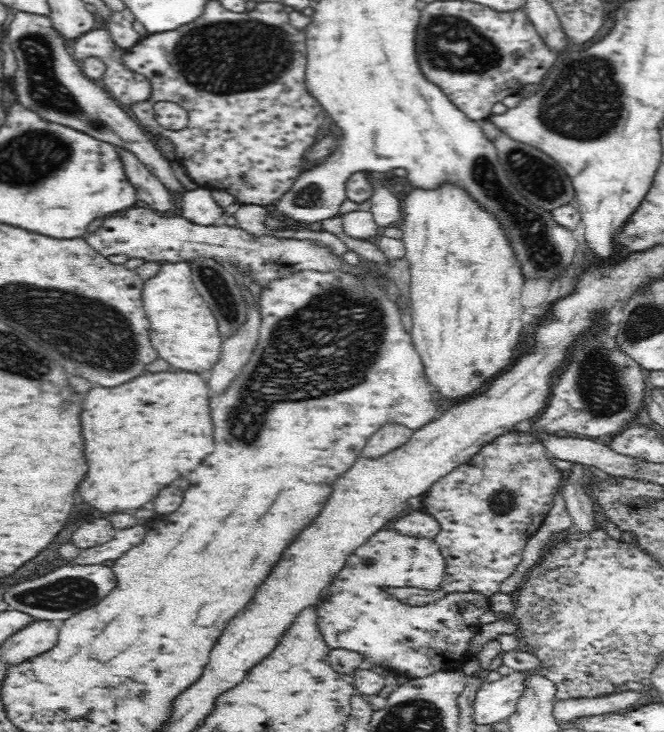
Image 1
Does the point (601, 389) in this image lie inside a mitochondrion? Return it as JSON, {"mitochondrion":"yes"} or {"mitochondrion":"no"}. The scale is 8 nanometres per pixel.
{"mitochondrion":"yes"}

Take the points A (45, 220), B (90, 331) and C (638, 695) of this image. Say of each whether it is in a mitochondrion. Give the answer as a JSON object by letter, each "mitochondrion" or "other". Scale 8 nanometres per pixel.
{"A":"other","B":"mitochondrion","C":"other"}

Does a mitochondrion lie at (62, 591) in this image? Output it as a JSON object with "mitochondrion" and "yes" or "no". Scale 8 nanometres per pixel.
{"mitochondrion":"yes"}

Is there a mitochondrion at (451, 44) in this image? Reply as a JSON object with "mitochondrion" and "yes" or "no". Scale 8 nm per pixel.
{"mitochondrion":"yes"}

